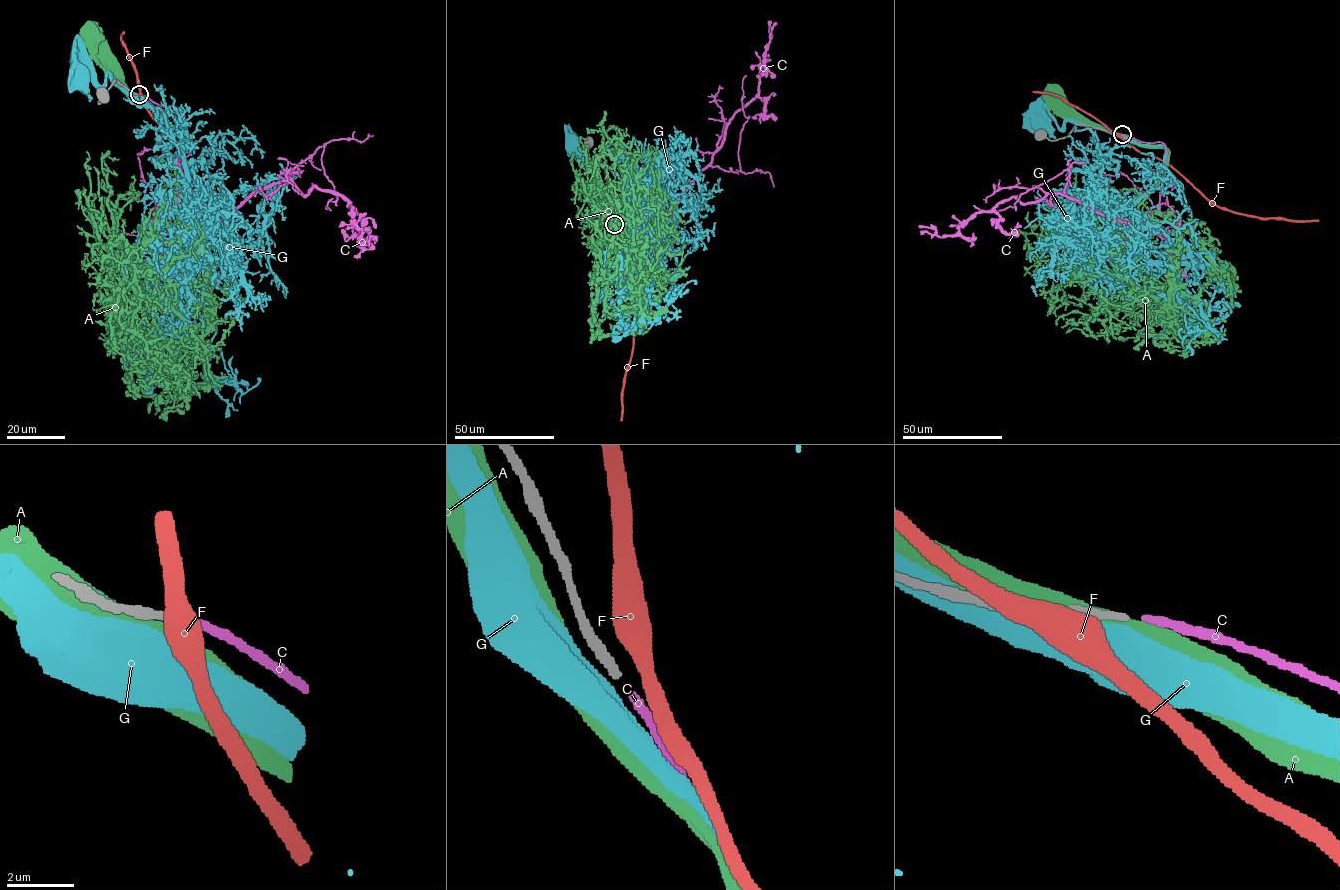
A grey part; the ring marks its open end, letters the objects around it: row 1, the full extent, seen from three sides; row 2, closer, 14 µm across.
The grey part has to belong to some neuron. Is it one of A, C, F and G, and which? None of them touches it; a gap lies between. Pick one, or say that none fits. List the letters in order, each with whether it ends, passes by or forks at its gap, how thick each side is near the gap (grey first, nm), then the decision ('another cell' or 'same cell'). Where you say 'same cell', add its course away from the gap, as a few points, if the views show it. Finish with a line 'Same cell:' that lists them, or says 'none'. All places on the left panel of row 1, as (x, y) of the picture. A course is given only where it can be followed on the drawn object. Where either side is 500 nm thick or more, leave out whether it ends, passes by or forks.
A: calibres 240 and 700 nm; another cell
C: it ends; calibres 240 and 240 nm; same cell; course (140, 94), (183, 119), (169, 224), (289, 180), (337, 192), (365, 245), (366, 229)
F: calibres 240 and 650 nm; another cell
G: calibres 240 and 550 nm; another cell
Same cell: C

